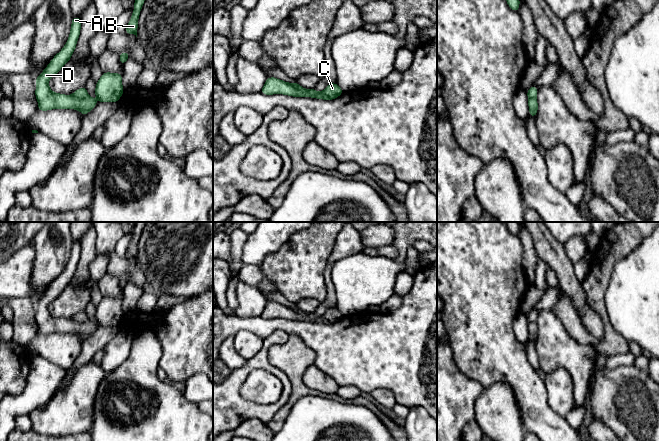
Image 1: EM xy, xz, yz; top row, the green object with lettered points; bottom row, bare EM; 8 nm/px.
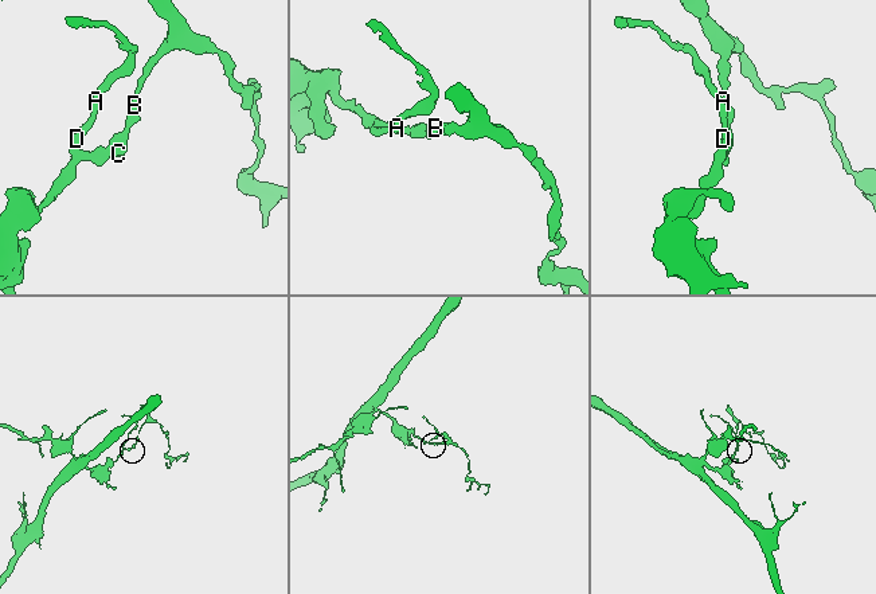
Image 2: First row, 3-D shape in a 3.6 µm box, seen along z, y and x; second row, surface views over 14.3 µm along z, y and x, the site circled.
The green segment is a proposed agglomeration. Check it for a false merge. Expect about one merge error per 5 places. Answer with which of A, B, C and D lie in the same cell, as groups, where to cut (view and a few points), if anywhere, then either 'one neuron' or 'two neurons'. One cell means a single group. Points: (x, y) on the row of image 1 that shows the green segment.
A D / B C; cut in xy along (72, 94), (76, 97), (87, 96); two neurons

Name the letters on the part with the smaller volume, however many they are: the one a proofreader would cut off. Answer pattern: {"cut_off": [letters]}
{"cut_off": ["B", "C"]}

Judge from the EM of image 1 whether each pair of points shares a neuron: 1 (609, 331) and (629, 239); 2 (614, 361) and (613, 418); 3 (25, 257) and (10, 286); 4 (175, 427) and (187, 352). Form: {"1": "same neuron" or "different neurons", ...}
{"1": "same neuron", "2": "different neurons", "3": "same neuron", "4": "different neurons"}

